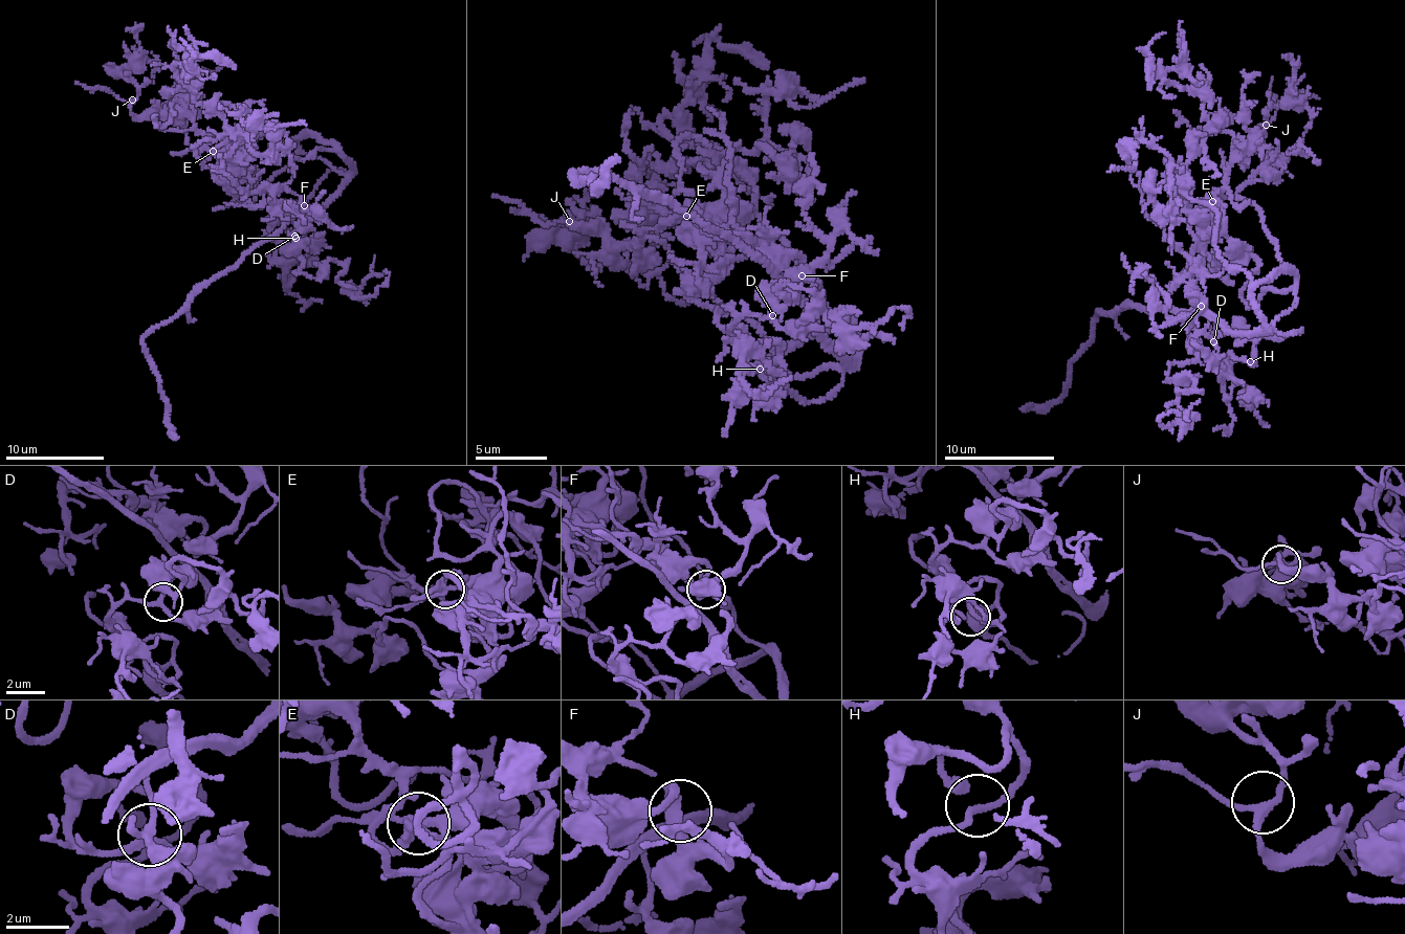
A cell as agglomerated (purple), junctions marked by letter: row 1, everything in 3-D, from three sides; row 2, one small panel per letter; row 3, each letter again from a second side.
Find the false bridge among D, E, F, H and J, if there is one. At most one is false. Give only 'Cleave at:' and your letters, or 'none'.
Cleave at: none

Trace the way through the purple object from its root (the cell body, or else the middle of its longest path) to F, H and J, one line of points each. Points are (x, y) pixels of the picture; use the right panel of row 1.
F: (1275, 329), (1259, 328), (1237, 333), (1225, 331), (1201, 306)
H: (1275, 329), (1285, 333), (1302, 329), (1276, 337), (1264, 335), (1253, 346), (1253, 362), (1249, 363), (1250, 361)
J: (1275, 329), (1276, 318), (1298, 298), (1295, 275), (1260, 213), (1235, 194), (1261, 165), (1254, 135), (1266, 125)

